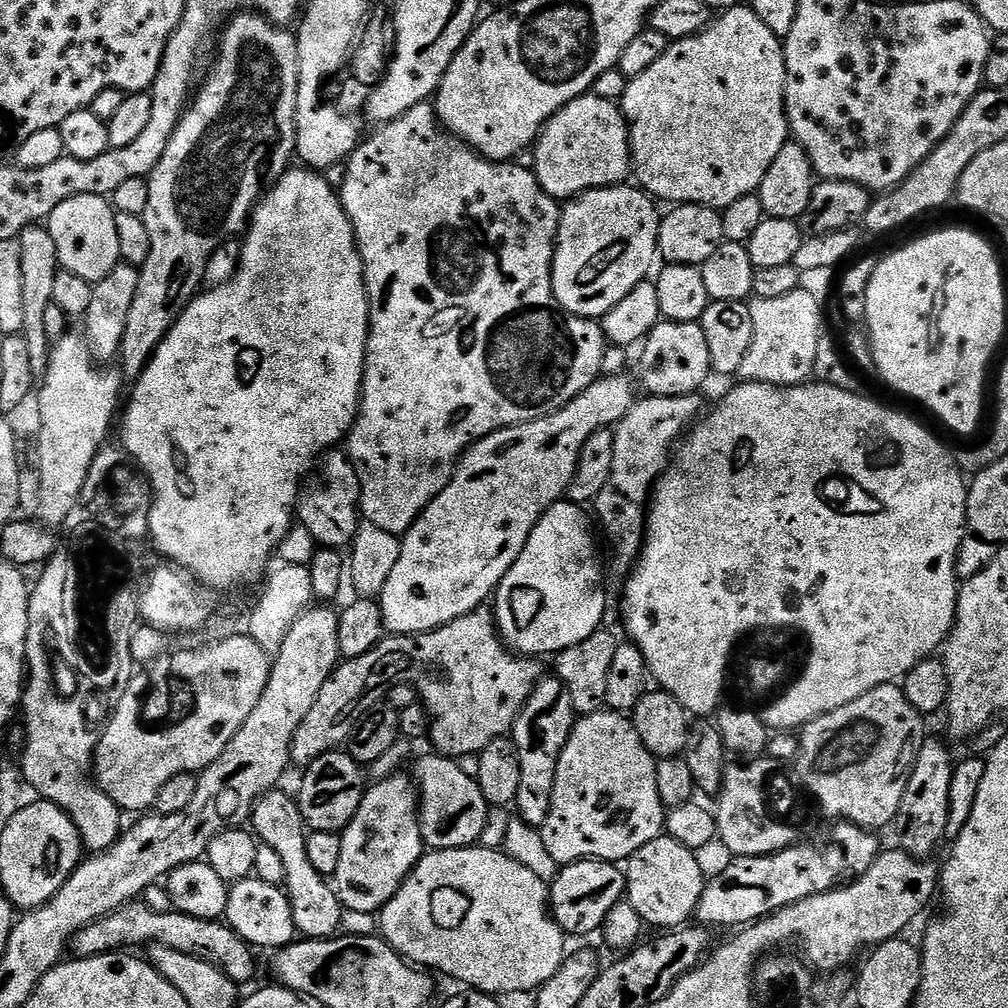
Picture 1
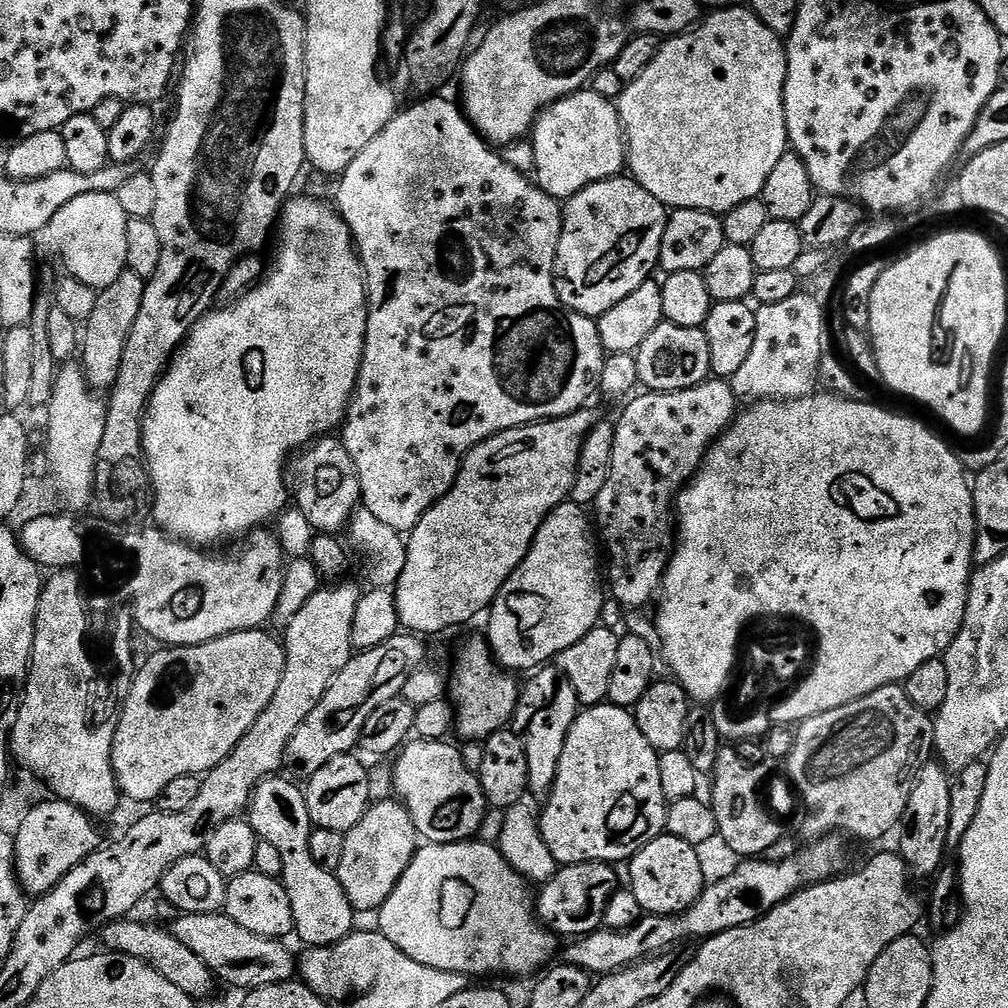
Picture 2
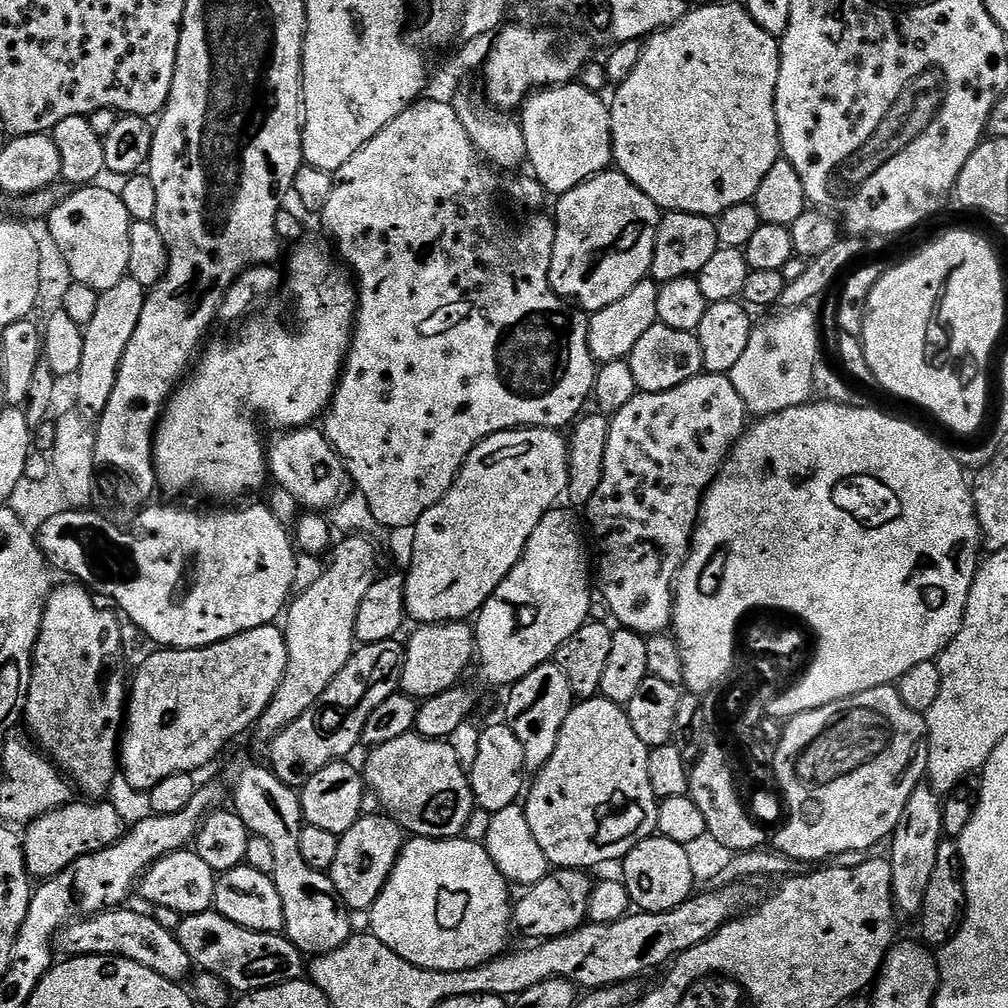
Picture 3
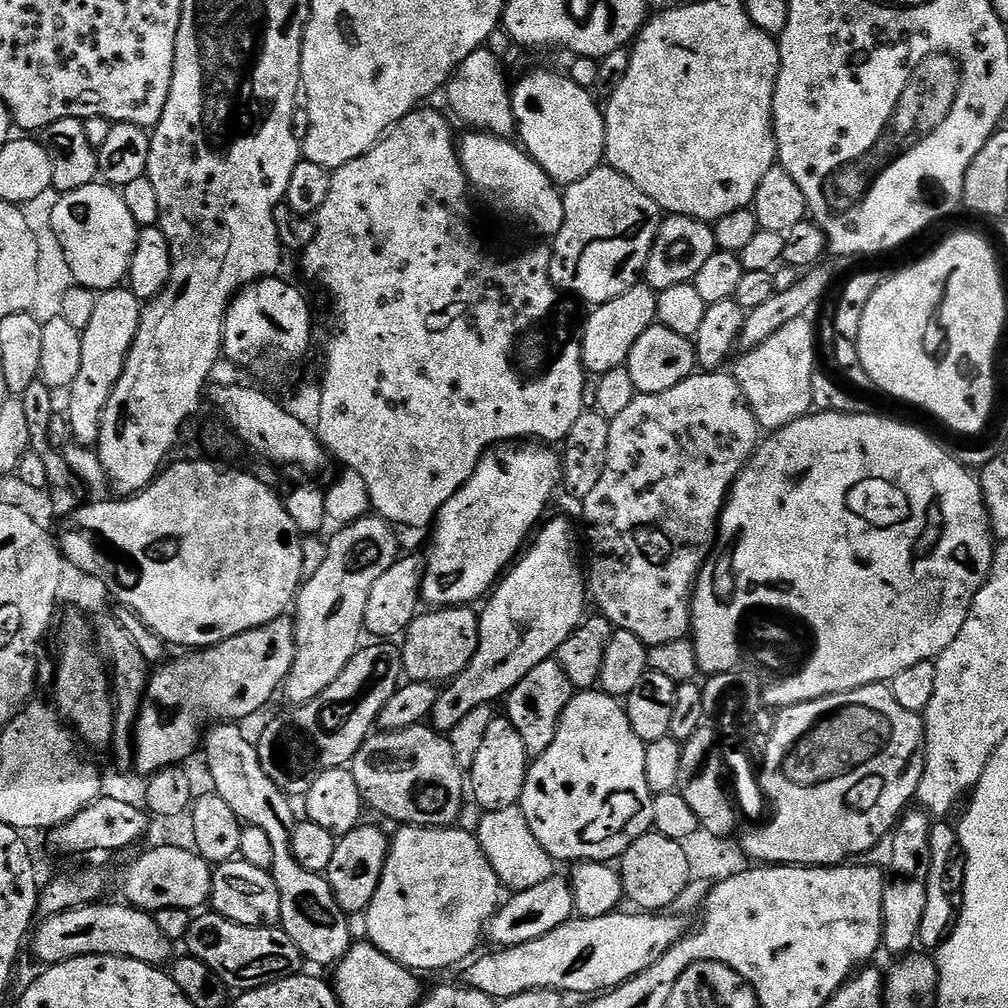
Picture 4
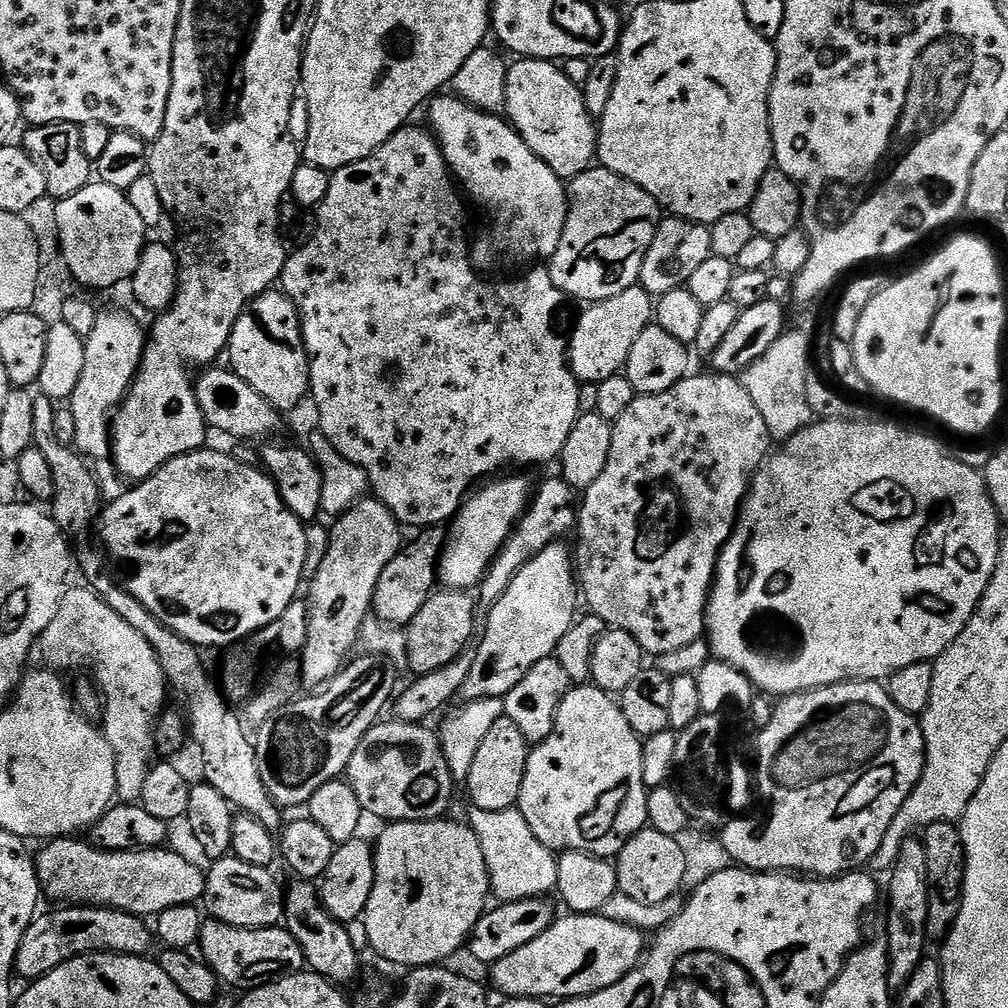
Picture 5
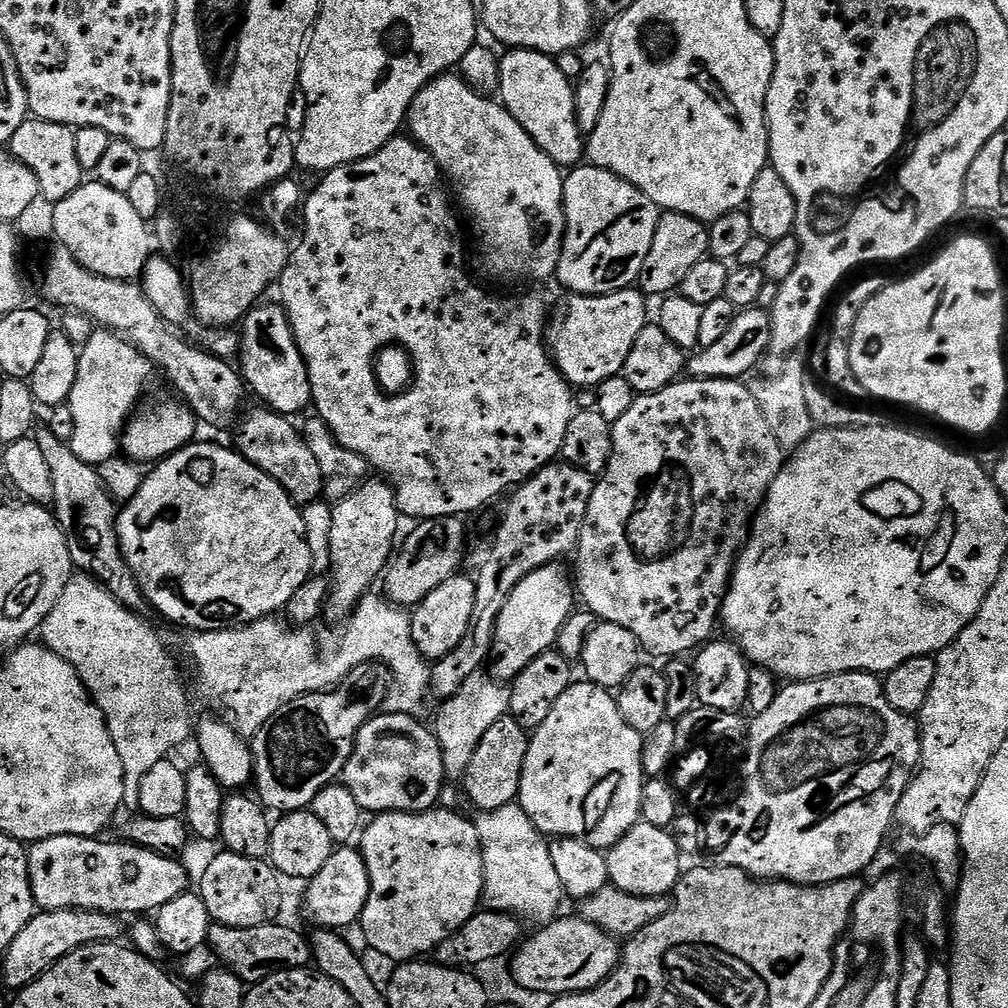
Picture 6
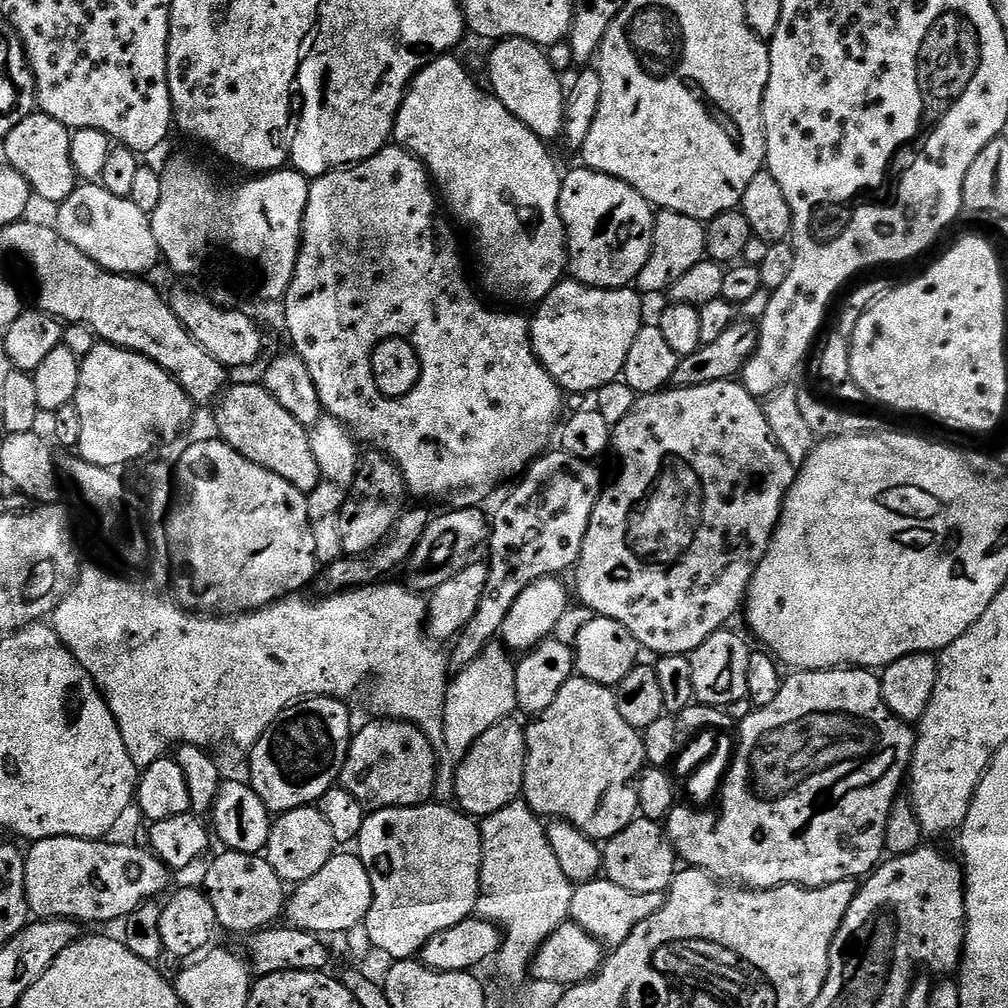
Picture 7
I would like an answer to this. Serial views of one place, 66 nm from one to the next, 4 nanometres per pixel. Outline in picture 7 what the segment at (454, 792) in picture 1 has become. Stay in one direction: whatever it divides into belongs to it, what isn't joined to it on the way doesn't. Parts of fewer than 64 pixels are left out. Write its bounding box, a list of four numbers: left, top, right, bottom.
[338,718,438,810]

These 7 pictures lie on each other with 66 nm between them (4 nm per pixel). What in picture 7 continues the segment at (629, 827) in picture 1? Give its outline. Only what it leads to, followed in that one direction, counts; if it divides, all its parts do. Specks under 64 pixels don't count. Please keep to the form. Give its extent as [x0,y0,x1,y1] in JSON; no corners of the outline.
[524,674,645,842]

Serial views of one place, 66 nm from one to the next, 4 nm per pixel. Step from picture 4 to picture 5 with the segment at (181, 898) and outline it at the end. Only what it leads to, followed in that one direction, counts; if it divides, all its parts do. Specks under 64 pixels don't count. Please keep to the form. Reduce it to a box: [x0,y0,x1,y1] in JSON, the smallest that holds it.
[36,838,206,918]

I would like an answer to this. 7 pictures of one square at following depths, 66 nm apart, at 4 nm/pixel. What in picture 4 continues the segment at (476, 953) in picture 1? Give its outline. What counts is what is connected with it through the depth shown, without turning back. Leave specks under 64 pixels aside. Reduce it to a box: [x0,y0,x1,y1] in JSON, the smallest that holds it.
[366,826,502,974]

